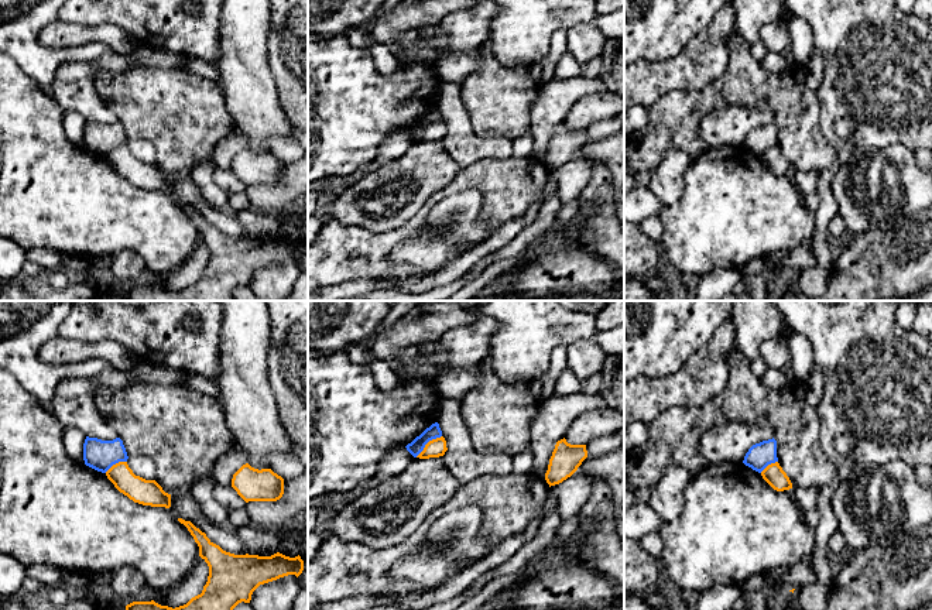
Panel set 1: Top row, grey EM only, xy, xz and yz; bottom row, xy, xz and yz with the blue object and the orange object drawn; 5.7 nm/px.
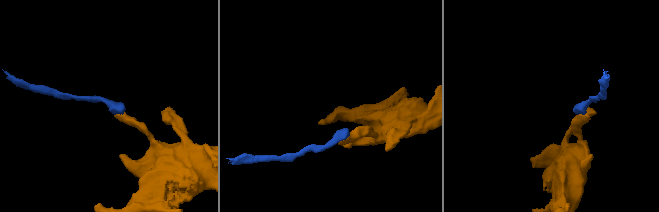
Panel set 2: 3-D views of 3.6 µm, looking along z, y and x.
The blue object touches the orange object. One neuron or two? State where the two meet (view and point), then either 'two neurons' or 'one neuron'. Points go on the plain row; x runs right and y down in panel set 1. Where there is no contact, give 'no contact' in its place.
xz (427, 126) | two neurons

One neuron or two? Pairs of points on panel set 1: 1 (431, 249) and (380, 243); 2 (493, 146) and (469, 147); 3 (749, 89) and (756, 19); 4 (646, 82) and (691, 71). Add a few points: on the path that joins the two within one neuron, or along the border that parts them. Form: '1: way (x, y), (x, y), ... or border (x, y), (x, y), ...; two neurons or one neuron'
1: border (429, 236), (403, 240), (390, 253), (389, 259); two neurons
2: way (487, 147), (475, 147); one neuron
3: border (735, 30), (750, 45); two neurons
4: way (657, 78), (679, 74); one neuron

